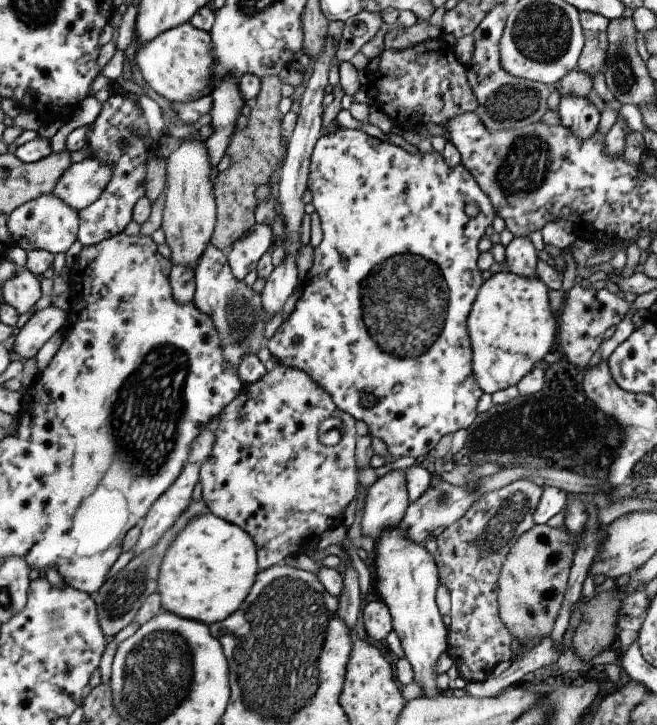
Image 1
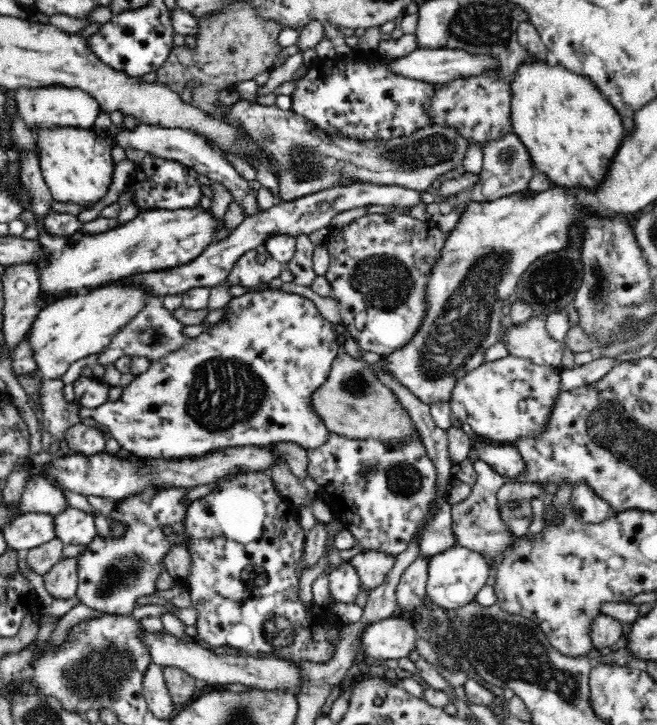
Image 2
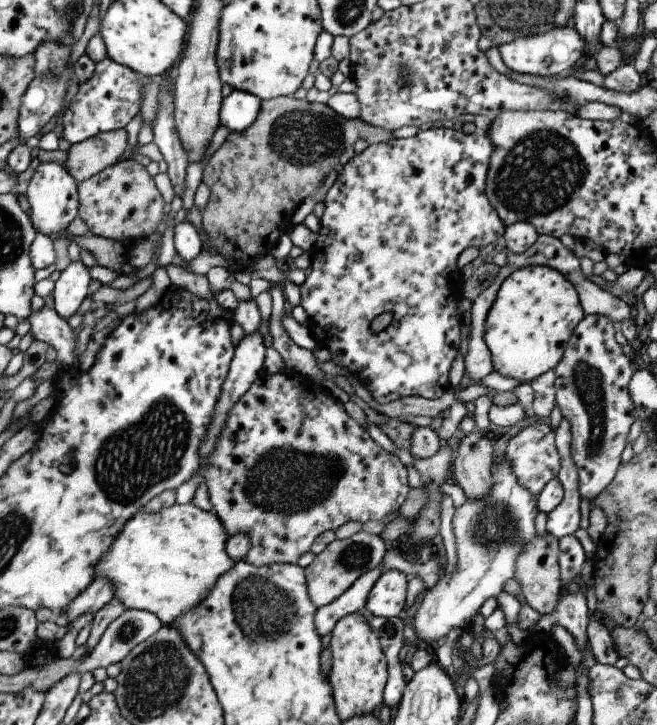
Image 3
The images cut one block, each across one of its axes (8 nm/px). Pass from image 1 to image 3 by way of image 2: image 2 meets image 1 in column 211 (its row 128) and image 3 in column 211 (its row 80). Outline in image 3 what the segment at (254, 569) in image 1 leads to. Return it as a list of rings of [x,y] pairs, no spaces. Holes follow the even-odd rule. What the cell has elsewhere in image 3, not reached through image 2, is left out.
[[[190,502],[185,505],[179,505],[174,503],[168,508],[163,508],[155,513],[149,513],[145,510],[137,512],[130,521],[128,521],[122,532],[116,537],[116,540],[112,543],[112,546],[109,548],[109,551],[101,558],[101,561],[96,566],[96,577],[106,577],[113,586],[115,596],[117,599],[121,600],[121,603],[124,604],[126,609],[138,609],[143,611],[151,612],[155,614],[163,625],[174,625],[175,622],[179,619],[179,616],[186,614],[189,610],[192,610],[195,606],[198,606],[207,596],[208,593],[212,590],[212,587],[215,586],[216,581],[230,569],[233,568],[236,563],[234,559],[228,556],[225,546],[229,536],[225,531],[222,521],[218,518],[218,515],[214,512],[208,512],[202,510],[196,504]]]

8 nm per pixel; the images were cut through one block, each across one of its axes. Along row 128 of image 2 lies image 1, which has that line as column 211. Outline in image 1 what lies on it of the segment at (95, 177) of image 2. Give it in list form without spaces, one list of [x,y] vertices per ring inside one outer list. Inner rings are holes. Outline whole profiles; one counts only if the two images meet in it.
[[[191,22],[171,28],[142,47],[138,46],[135,60],[146,83],[171,103],[190,102],[211,94],[214,70],[211,36],[209,32],[194,28]]]

